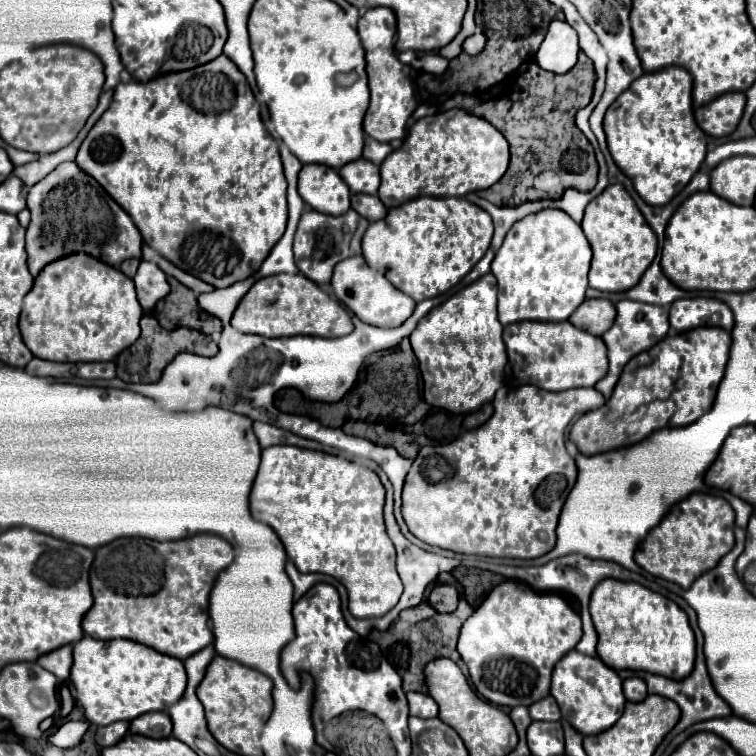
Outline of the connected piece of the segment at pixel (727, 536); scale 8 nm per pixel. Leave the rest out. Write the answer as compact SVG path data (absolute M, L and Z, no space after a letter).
M692 493L684 501L676 503L672 511L654 527L640 543L634 559L650 575L678 583L688 589L694 579L704 571L716 567L716 563L734 547L734 509L722 497L708 493Z

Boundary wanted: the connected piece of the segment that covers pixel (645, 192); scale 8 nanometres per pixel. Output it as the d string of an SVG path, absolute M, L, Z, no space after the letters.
M668 67L654 73L644 73L640 79L636 79L606 111L604 131L612 159L632 179L638 195L648 205L666 205L676 193L680 193L698 173L708 145L708 135L700 131L694 119L692 75L682 67Z

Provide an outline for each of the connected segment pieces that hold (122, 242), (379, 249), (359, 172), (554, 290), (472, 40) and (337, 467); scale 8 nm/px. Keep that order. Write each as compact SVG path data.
M60 163L42 181L32 185L26 203L32 213L26 233L28 269L32 275L38 275L48 263L60 259L60 255L72 255L76 251L92 255L114 269L124 259L140 259L142 255L142 235L134 221L76 163Z
M416 197L404 203L402 207L390 209L386 219L370 223L362 239L362 255L372 269L382 273L402 293L410 295L414 301L424 301L454 287L484 257L484 251L488 251L490 247L492 235L494 235L492 217L484 209L468 203L466 199Z
M356 159L340 169L340 177L348 183L352 193L376 195L380 187L380 169L368 159Z
M544 209L514 223L492 261L492 275L498 281L498 317L502 325L520 321L566 321L584 301L588 289L592 249L582 227L560 209Z
M474 33L472 37L468 37L466 41L464 41L464 53L468 53L468 55L478 55L484 47L486 47L486 35L484 33Z
M288 445L262 451L260 471L250 493L252 517L274 529L300 573L326 573L338 579L348 591L354 617L382 617L402 595L402 581L396 573L396 549L386 535L382 509L384 487L378 475L360 463Z

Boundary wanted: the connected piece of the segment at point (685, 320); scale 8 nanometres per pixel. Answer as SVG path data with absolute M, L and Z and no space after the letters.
M678 299L670 307L670 325L678 333L696 327L722 327L730 331L734 327L734 315L730 307L718 299Z

